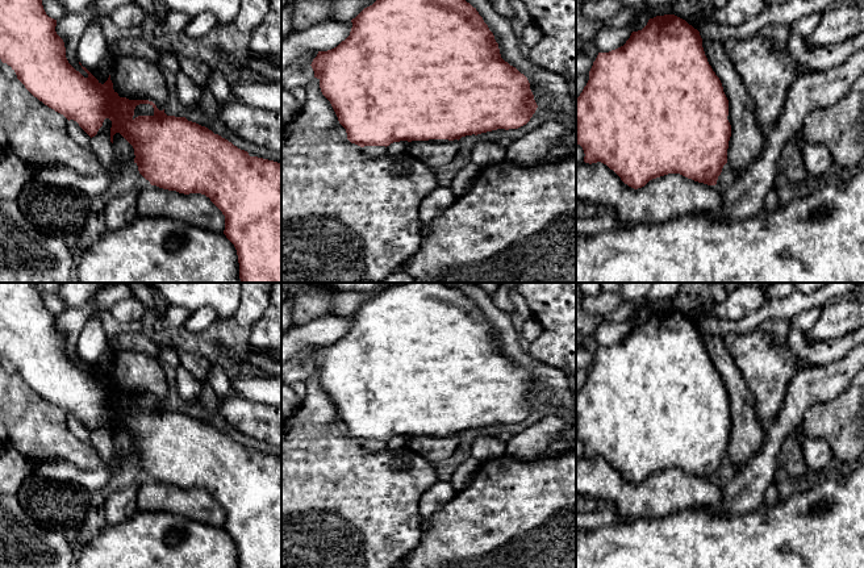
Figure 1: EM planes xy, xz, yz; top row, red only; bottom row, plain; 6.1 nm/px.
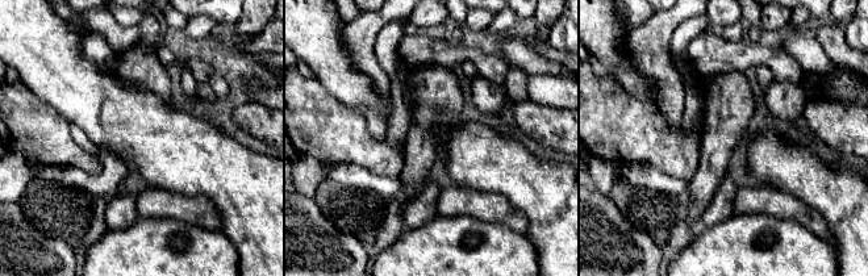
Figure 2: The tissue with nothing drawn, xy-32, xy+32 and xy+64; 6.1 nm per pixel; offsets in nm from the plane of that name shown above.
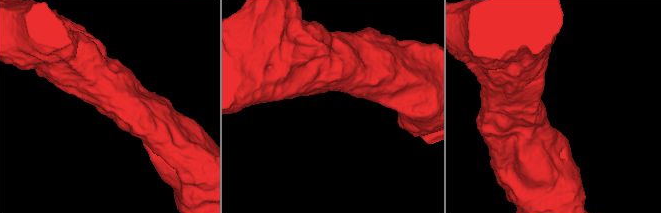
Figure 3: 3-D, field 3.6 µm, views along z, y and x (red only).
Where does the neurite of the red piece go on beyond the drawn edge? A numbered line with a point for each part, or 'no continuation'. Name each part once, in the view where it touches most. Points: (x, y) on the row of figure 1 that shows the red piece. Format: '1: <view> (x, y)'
1: xy (142, 109)

